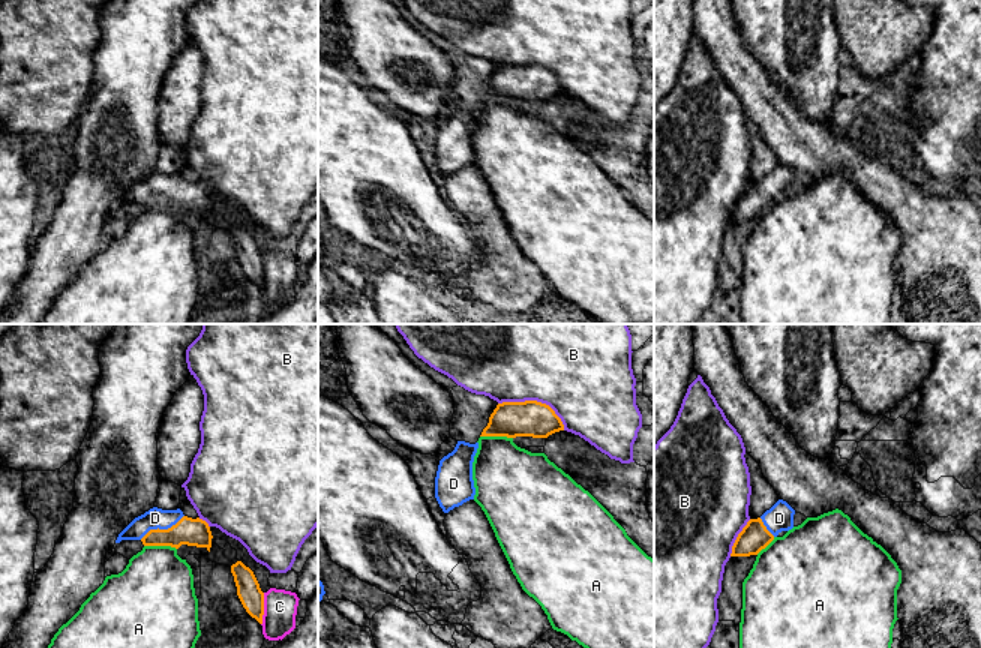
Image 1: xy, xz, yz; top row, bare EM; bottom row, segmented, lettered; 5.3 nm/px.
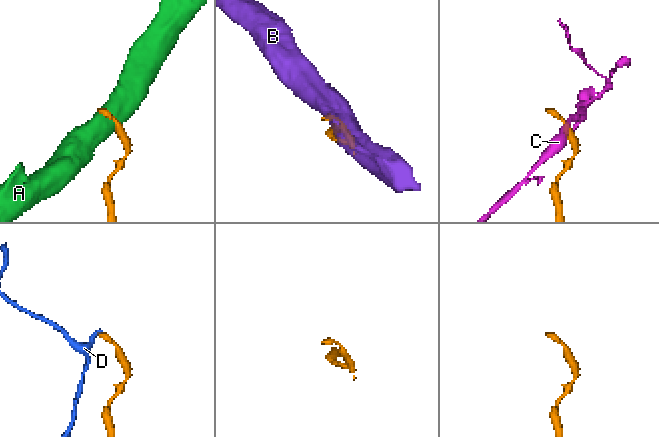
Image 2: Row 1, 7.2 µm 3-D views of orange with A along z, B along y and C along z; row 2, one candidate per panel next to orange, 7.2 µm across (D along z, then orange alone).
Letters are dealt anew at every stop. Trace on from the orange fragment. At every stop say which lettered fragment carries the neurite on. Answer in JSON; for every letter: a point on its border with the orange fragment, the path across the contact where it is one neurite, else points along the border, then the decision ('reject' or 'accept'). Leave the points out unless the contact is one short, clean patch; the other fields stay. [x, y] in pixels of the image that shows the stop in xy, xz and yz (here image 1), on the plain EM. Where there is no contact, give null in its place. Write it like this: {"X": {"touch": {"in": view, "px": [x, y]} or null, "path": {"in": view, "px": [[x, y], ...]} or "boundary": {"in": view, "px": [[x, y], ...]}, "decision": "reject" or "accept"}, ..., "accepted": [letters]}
{"A": {"touch": {"in": "xy", "px": [161, 209]}, "boundary": {"in": "xy", "px": [[144, 209], [170, 209], [176, 213]]}, "decision": "reject"}, "B": {"touch": {"in": "xz", "px": [536, 65]}, "decision": "reject"}, "C": {"touch": {"in": "xy", "px": [263, 273]}, "boundary": {"in": "xy", "px": [[264, 257], [261, 288]]}, "decision": "reject"}, "D": {"touch": {"in": "xy", "px": [161, 194]}, "path": {"in": "xy", "px": [[189, 195], [161, 194], [155, 182]]}, "decision": "accept"}, "accepted": ["D"]}

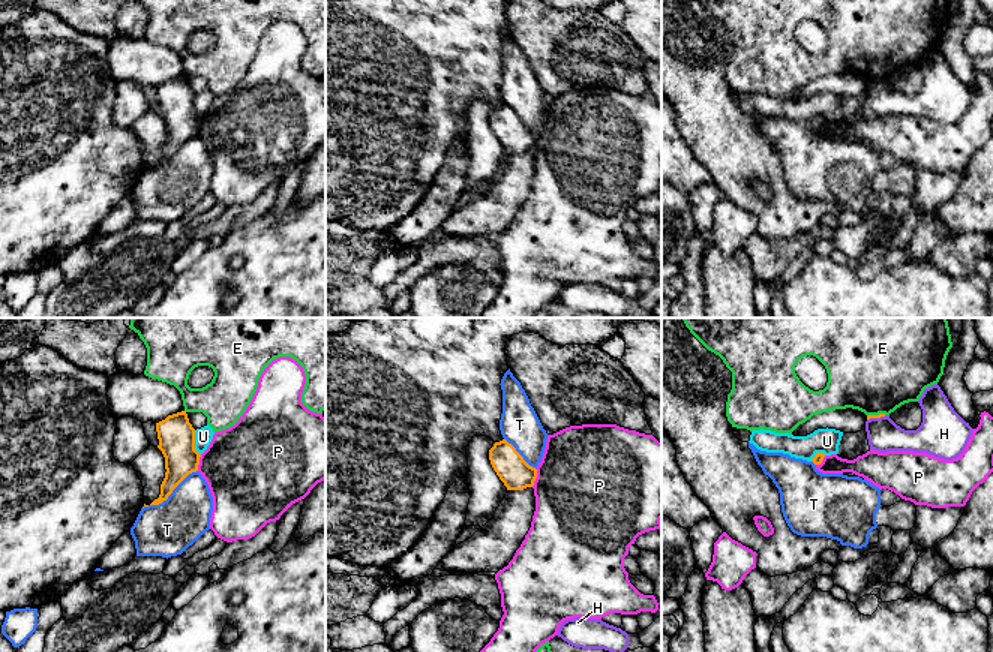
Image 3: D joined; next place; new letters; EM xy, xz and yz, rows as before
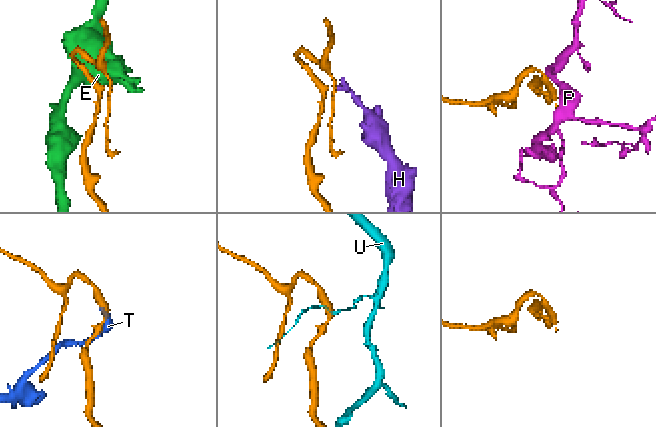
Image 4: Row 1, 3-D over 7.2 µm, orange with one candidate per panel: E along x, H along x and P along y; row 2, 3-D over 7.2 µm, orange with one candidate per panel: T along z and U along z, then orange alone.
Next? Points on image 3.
{"E": {"touch": {"in": "yz", "px": [876, 80]}, "decision": "reject"}, "H": {"touch": {"in": "yz", "px": [876, 81]}, "boundary": {"in": "yz", "px": [[885, 80], [867, 84]]}, "decision": "reject"}, "P": {"touch": {"in": "xz", "px": [536, 141]}, "boundary": {"in": "xz", "px": [[537, 134], [537, 141], [531, 150]]}, "decision": "reject"}, "T": {"touch": {"in": "xy", "px": [170, 158]}, "decision": "reject"}, "U": {"touch": {"in": "xy", "px": [194, 107]}, "decision": "reject"}, "accepted": []}

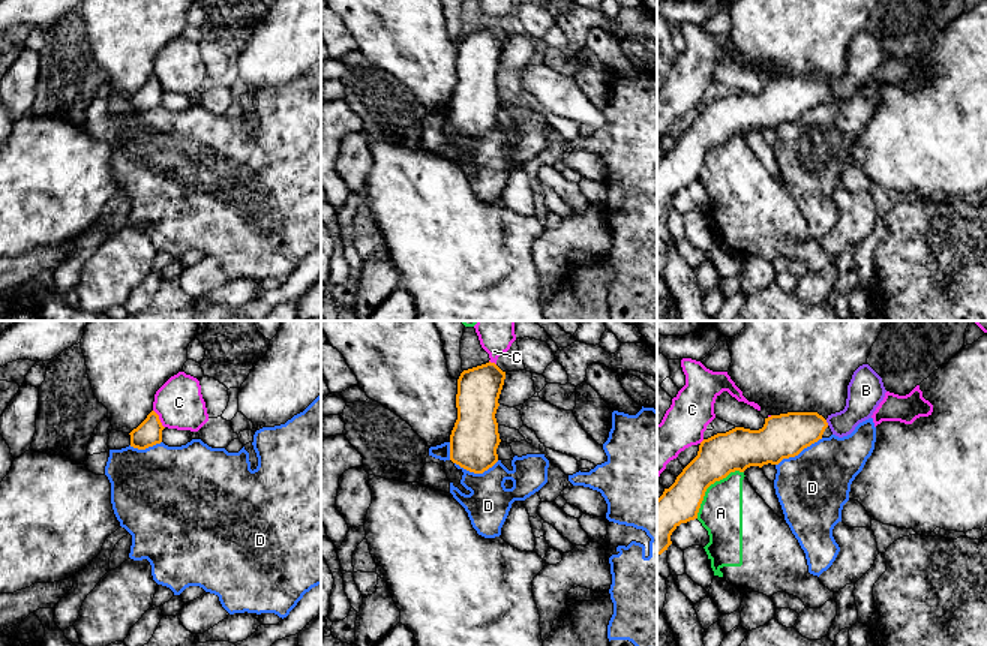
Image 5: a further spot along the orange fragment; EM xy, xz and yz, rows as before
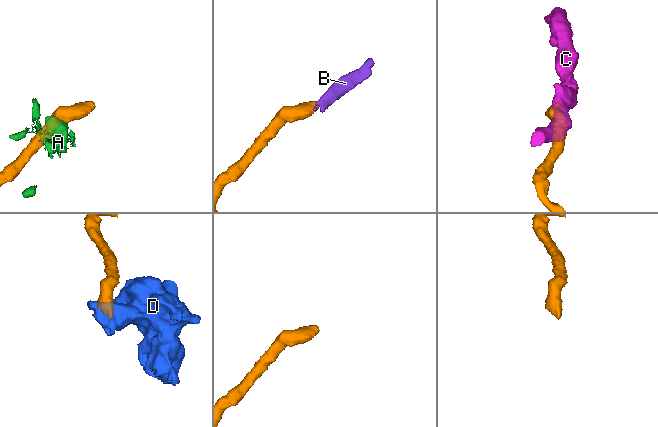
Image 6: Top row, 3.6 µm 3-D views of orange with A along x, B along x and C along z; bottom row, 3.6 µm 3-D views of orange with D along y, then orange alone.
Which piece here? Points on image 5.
{"A": {"touch": {"in": "yz", "px": [710, 149]}, "decision": "reject"}, "B": {"touch": {"in": "yz", "px": [827, 87]}, "path": {"in": "yz", "px": [[786, 99], [818, 87], [827, 87], [840, 86], [864, 60]]}, "decision": "accept"}, "C": {"touch": {"in": "xy", "px": [158, 83]}, "decision": "reject"}, "D": {"touch": {"in": "yz", "px": [798, 117]}, "boundary": {"in": "yz", "px": [[822, 102], [797, 119], [783, 122], [776, 129]]}, "decision": "reject"}, "accepted": ["B"]}

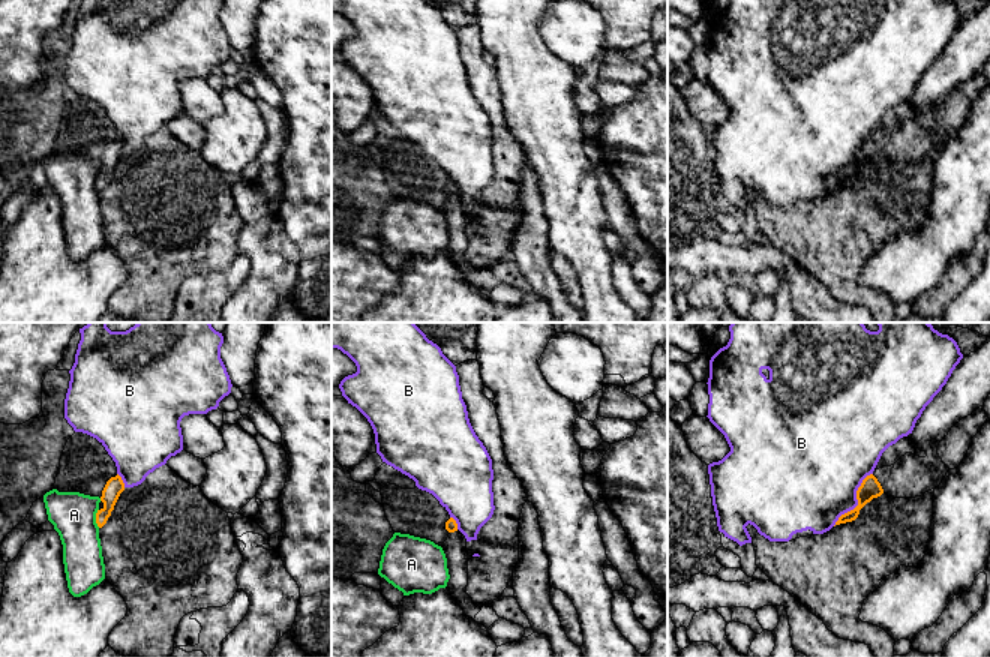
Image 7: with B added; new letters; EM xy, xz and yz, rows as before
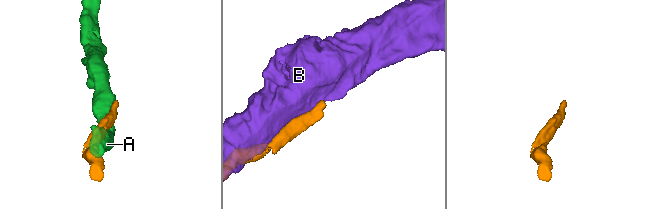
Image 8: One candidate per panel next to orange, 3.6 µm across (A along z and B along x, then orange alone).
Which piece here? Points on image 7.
{"A": {"touch": {"in": "xy", "px": [96, 182]}, "decision": "reject"}, "B": {"touch": {"in": "yz", "px": [858, 165]}, "decision": "reject"}, "accepted": []}

